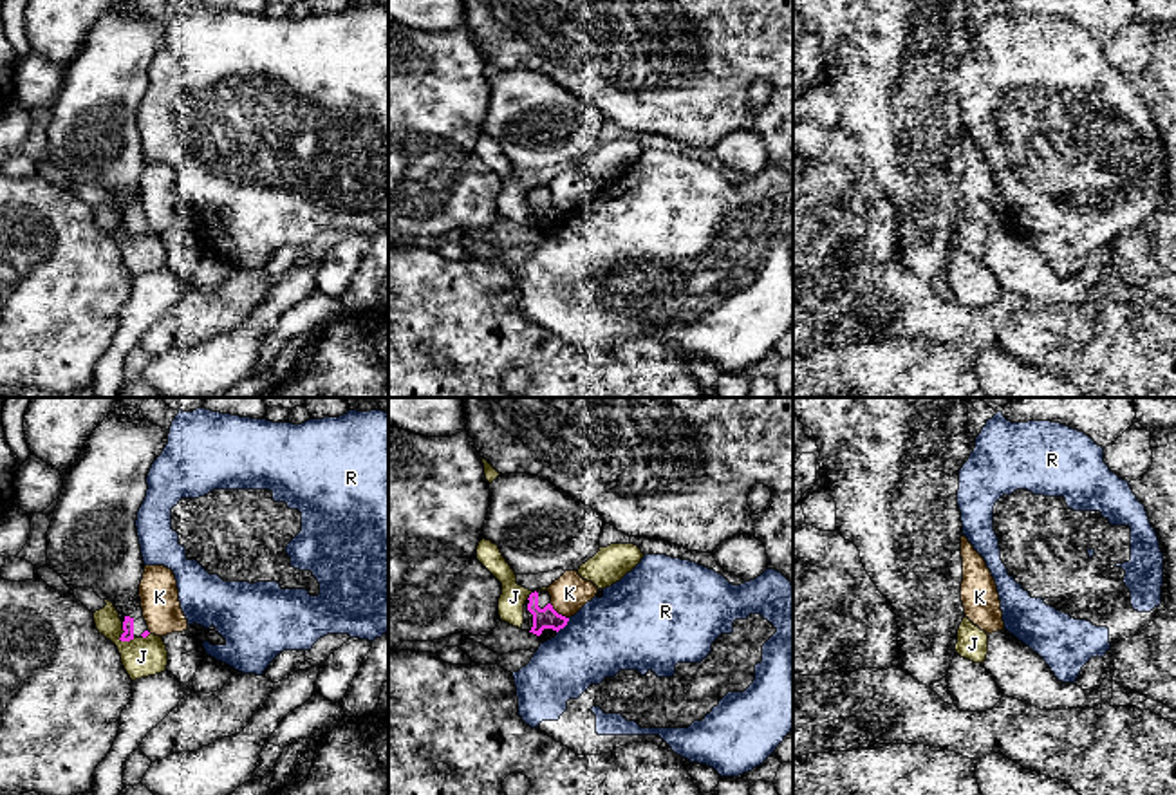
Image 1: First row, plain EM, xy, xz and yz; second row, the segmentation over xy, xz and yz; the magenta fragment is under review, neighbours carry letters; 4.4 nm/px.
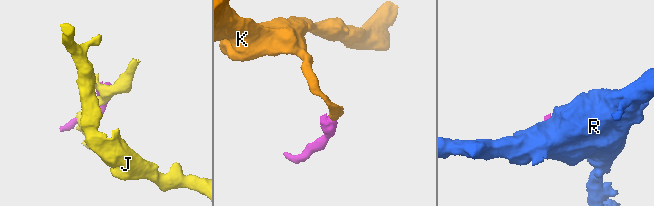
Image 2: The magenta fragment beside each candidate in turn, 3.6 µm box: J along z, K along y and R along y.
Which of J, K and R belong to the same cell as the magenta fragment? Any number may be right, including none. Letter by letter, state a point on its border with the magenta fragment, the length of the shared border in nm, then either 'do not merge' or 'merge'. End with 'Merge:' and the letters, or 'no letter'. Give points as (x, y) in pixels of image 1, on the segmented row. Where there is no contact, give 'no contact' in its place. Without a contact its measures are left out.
J: meets magenta in xy at (121, 635); contact 100 nm long; do not merge
K: meets magenta in xz at (557, 613); contact 110 nm long; do not merge
R: meets magenta in xz at (564, 626); contact 90 nm long; do not merge
Merge: no letter

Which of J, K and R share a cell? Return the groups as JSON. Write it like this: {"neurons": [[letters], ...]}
{"neurons": [["J"], ["K"], ["R"]]}

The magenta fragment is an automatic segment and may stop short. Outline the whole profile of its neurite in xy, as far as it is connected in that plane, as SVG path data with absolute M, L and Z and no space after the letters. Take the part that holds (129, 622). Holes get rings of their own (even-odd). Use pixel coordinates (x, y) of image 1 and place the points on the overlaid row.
M116 412L107 416L87 439L79 457L67 470L63 490L47 531L47 566L67 585L90 587L101 600L123 609L121 641L146 638L139 584L145 573L137 537L137 511L146 497L146 477L154 461L168 444L170 430L148 419L132 421Z

